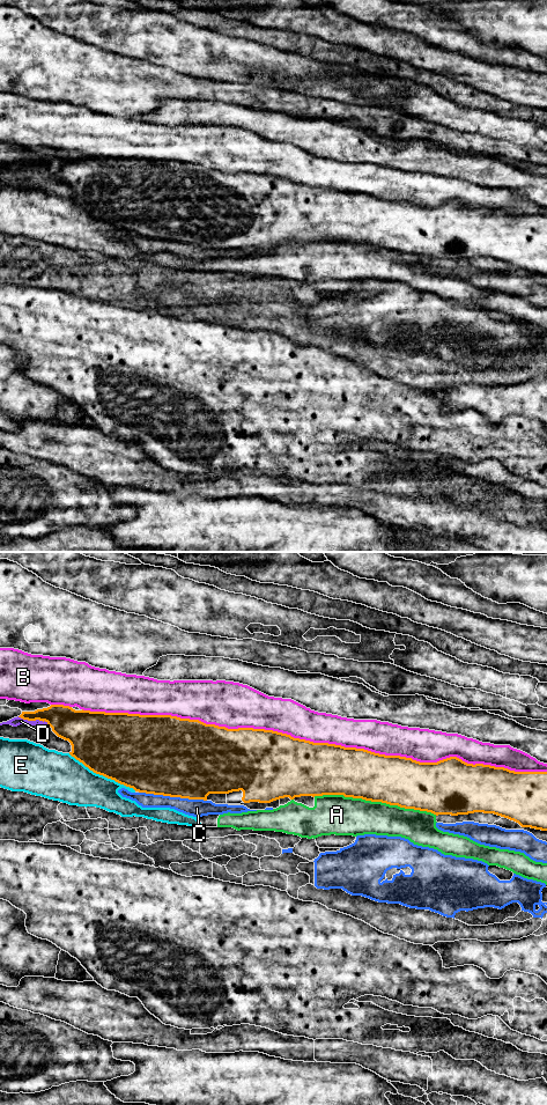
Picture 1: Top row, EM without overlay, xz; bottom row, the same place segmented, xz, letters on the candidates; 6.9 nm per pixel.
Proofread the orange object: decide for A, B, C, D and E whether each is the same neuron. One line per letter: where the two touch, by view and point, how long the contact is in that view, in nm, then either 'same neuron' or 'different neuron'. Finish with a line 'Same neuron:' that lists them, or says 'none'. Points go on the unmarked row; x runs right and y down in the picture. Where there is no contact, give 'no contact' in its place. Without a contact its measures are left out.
A: xz (375, 245) | 850 nm | different neuron
B: xz (315, 188) | 3250 nm | different neuron
C: xz (172, 241) | 480 nm | different neuron
D: xz (32, 164) | 220 nm | different neuron
E: xz (102, 219) | 550 nm | different neuron
Same neuron: none

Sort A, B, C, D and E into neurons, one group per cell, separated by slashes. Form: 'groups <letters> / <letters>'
groups A E / B / C / D

